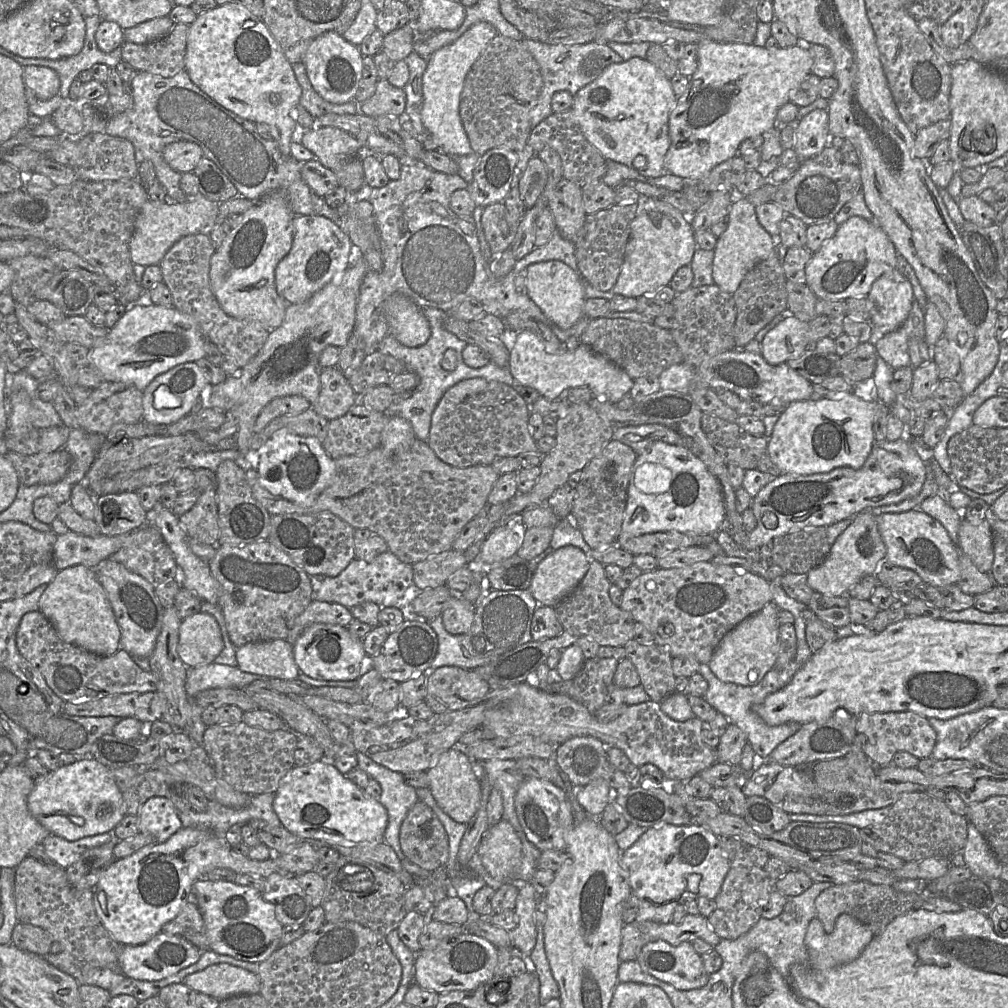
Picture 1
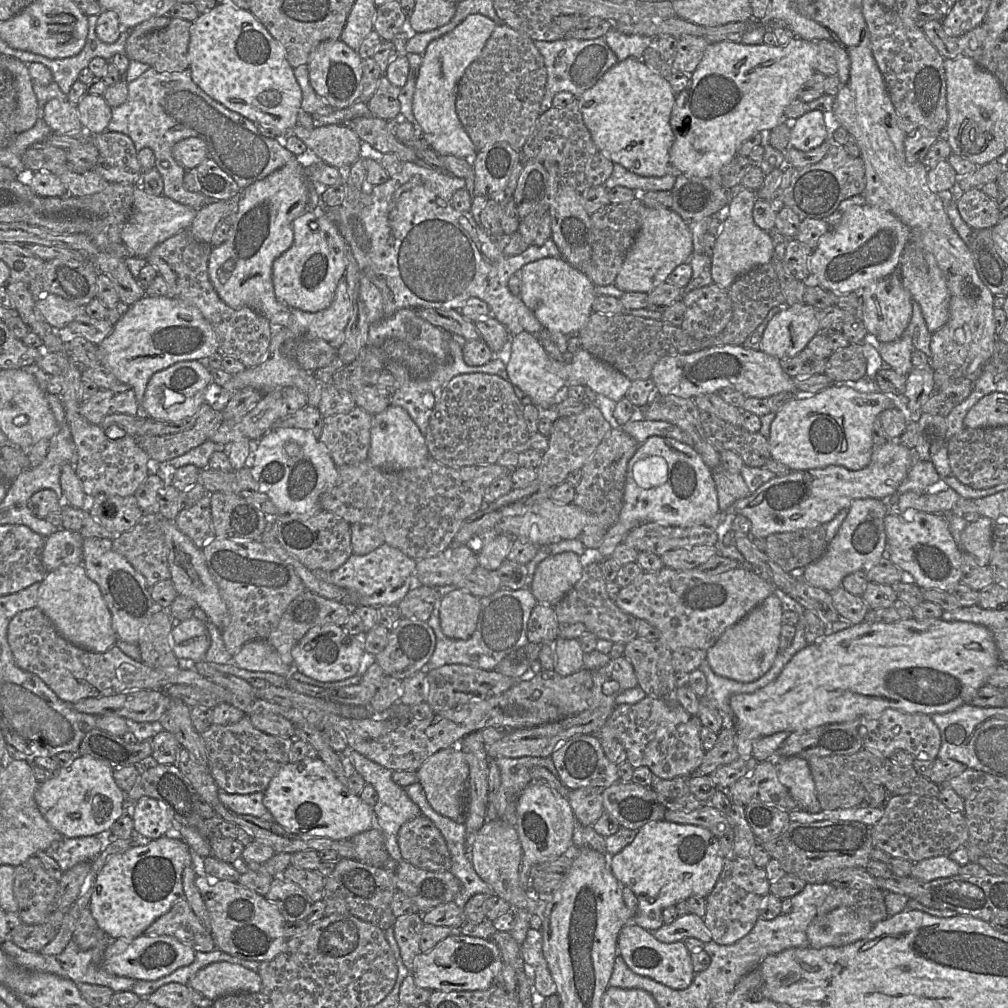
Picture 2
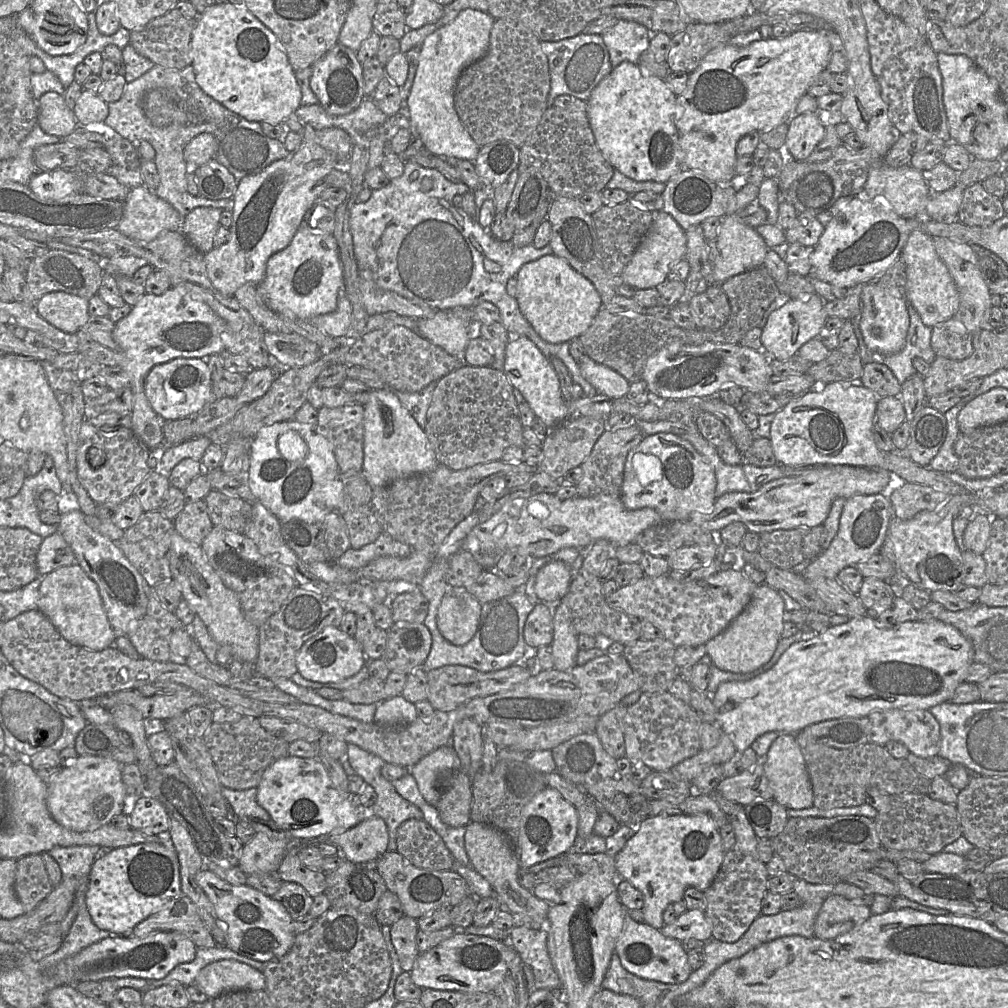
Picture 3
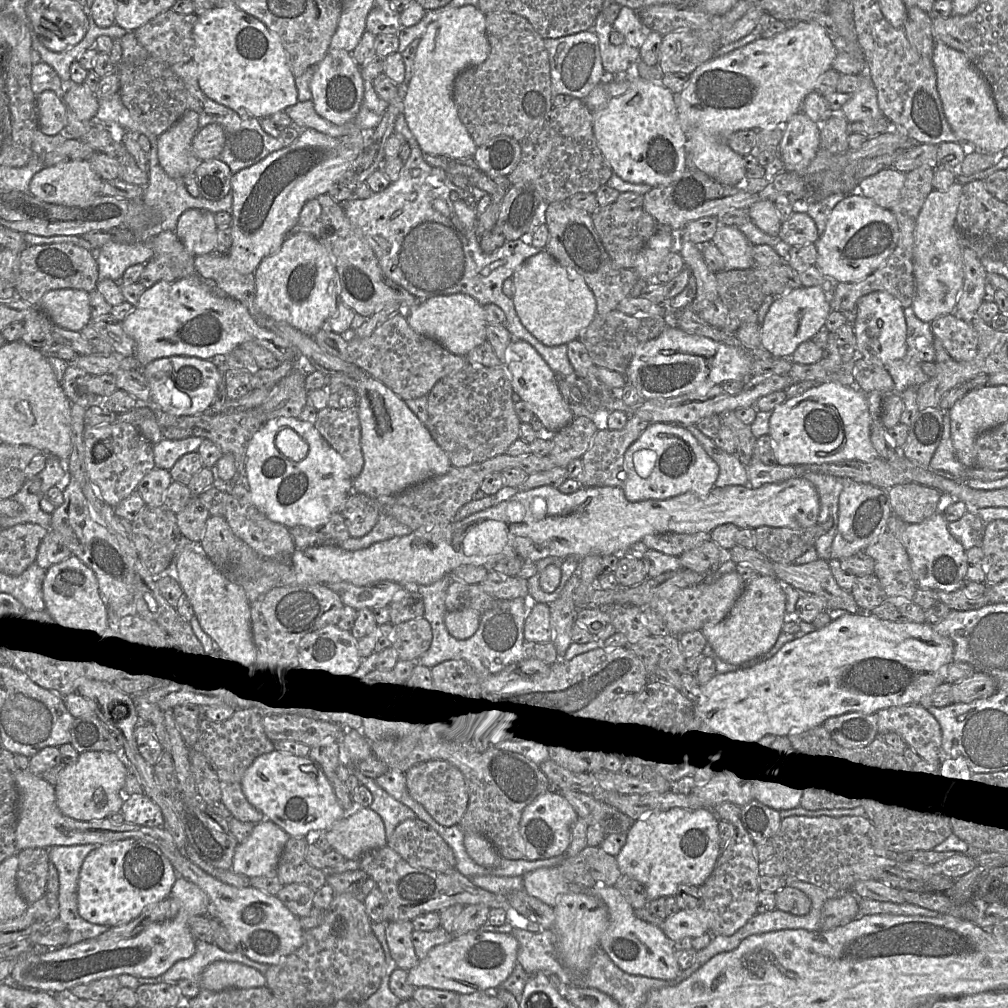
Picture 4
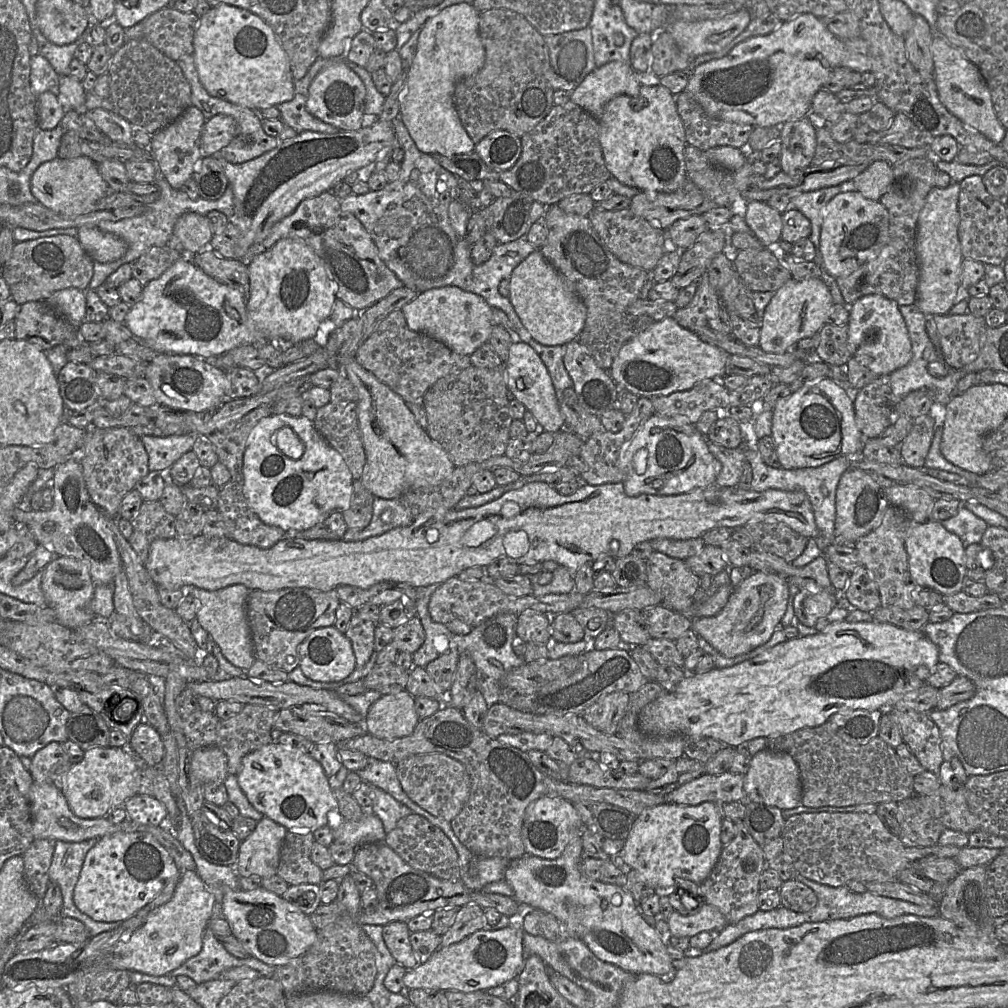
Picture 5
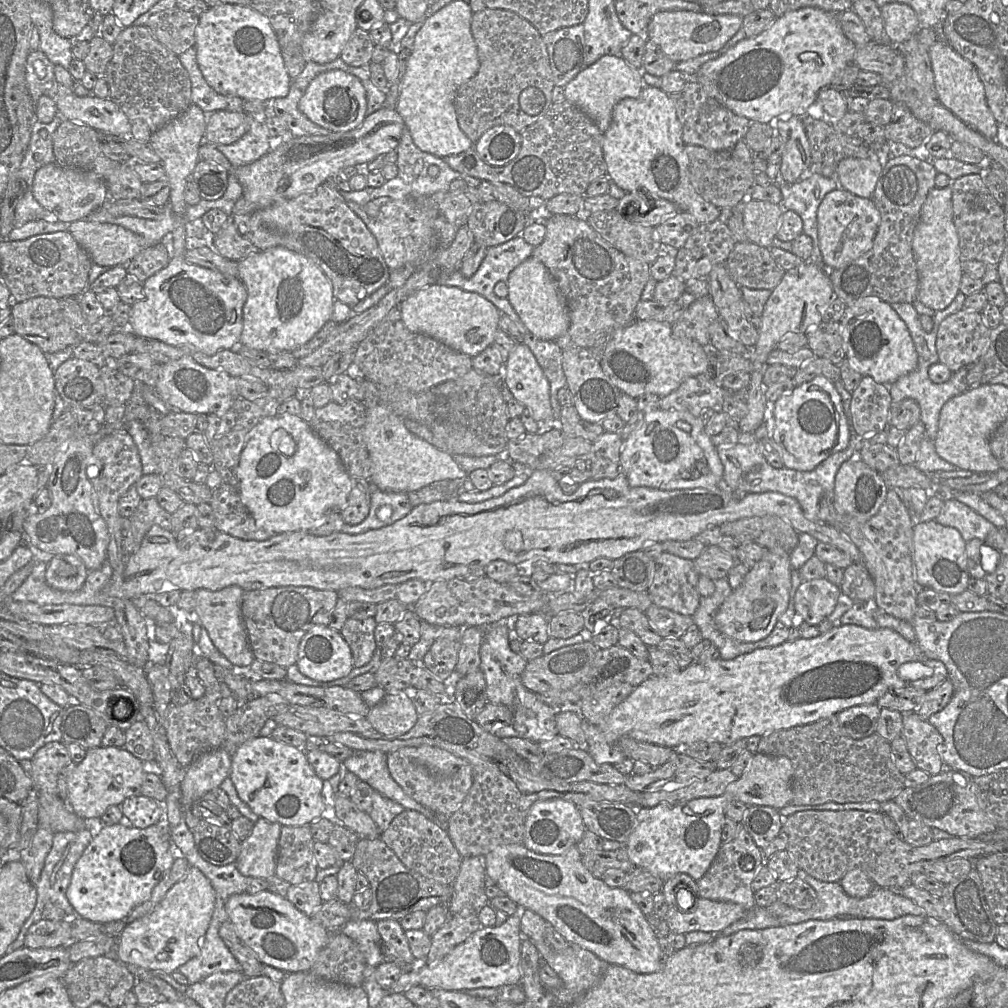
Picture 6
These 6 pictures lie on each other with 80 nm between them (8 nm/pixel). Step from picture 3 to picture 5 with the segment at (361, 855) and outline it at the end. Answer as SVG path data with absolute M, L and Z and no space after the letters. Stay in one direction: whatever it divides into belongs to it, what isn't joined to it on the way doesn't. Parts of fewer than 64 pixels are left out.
M365 813L357 821L343 821L333 829L333 838L340 843L359 847L363 844L384 842L386 832L379 817Z

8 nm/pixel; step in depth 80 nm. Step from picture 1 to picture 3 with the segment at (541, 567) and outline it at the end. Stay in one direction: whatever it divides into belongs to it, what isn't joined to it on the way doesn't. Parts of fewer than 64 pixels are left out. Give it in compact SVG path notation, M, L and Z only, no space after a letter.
M552 561L536 574L535 592L540 599L557 603L568 593L571 581L570 565L563 561Z

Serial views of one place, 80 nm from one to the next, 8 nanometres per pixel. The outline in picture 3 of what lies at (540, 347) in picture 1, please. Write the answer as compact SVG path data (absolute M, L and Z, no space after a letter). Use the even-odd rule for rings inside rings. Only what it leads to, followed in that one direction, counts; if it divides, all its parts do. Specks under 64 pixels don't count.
M512 334L506 347L503 372L513 387L521 392L536 417L541 419L548 428L554 428L570 417L567 403L561 396L558 376L550 360L529 338ZM586 354L579 361L579 368L598 393L612 398L626 397L630 382L613 369L598 364Z

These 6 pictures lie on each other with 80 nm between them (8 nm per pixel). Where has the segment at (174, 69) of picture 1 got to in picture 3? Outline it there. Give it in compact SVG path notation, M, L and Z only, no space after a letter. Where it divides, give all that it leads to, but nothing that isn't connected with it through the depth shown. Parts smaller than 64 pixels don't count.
M168 11L147 23L143 28L131 31L129 44L154 65L169 69L183 69L191 64L191 35L196 18L186 18L178 12Z

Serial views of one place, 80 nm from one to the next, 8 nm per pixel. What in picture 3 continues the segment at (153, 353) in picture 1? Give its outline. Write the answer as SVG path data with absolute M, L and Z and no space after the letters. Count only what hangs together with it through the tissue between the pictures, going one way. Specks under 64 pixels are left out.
M171 287L161 295L144 294L131 312L116 323L113 338L119 352L119 365L130 377L133 393L132 430L155 454L162 448L162 420L145 395L145 378L156 365L176 358L209 358L225 351L222 334L226 322L206 303L196 299L185 287Z

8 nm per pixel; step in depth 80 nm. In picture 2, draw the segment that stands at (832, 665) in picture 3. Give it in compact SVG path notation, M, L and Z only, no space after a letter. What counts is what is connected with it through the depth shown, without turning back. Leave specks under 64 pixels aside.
M915 618L894 623L868 623L864 621L852 625L845 630L825 635L820 640L808 644L805 648L797 652L786 664L779 676L765 687L753 693L742 693L731 696L729 703L734 714L738 755L741 758L752 756L752 744L762 736L781 731L793 732L808 730L827 723L851 722L859 717L877 715L886 709L896 709L906 713L922 713L927 715L953 711L962 705L970 704L976 697L979 689L987 684L988 678L1001 663L993 634L982 625L964 621L944 621L942 619L917 620Z

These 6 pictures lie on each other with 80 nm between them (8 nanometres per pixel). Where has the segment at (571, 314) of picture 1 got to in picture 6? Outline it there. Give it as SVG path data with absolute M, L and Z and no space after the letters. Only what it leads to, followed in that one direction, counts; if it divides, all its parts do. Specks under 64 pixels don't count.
M531 256L510 273L507 285L507 299L529 332L545 341L556 341L567 332L570 316L566 300L543 263Z

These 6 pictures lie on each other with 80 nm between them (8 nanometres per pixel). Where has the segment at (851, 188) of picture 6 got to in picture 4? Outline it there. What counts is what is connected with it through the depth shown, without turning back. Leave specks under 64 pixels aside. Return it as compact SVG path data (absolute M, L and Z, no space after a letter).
M893 167L885 168L859 181L862 194L874 200L879 206L891 209L900 197L906 173Z

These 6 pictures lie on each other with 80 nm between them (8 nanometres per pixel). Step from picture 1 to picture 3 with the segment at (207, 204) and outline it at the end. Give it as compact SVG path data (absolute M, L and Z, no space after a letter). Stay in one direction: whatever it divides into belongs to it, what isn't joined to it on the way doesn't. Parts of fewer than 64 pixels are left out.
M142 185L130 190L117 229L133 240L150 242L166 231L180 231L181 224L174 207Z

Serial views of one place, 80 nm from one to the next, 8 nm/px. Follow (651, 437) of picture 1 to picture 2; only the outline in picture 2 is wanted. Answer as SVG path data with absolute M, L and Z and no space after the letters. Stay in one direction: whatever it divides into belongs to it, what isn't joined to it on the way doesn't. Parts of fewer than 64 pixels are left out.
M658 420L629 421L622 426L622 429L632 436L639 445L649 437L660 436L675 439L693 448L693 440L690 435L670 422Z

